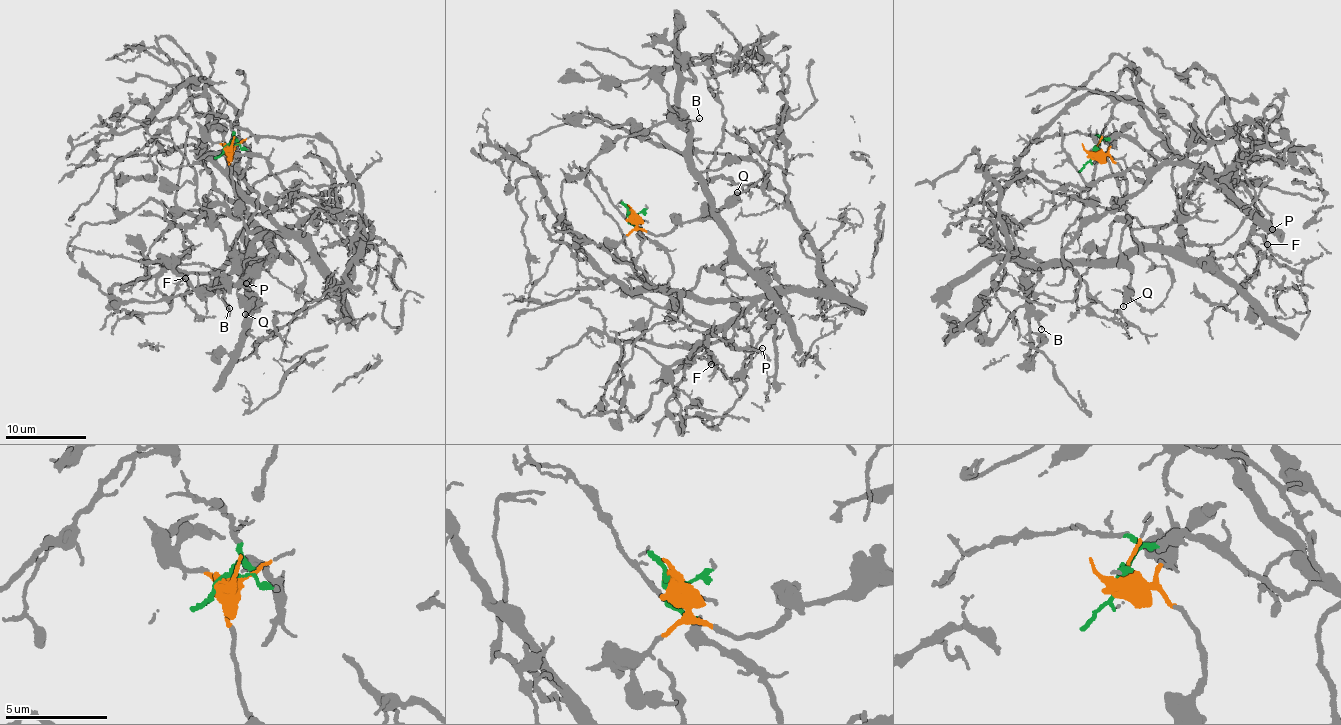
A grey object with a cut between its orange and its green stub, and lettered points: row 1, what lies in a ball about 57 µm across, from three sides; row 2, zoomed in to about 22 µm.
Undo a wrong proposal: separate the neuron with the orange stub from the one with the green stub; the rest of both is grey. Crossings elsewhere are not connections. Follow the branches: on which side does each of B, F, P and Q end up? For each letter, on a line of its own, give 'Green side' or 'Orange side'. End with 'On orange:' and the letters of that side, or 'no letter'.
B: Orange side
F: Green side
P: Green side
Q: Orange side
On orange: B, Q

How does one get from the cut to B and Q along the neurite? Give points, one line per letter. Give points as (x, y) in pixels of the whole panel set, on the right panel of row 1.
B: (1093, 154), (1125, 176), (1134, 246), (1114, 258), (1051, 260), (1031, 275), (1040, 328)
Q: (1093, 154), (1106, 156), (1125, 176), (1123, 208), (1129, 219), (1134, 252), (1128, 261), (1127, 296), (1123, 306)

